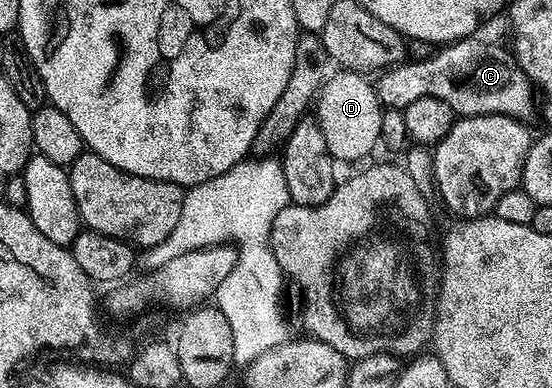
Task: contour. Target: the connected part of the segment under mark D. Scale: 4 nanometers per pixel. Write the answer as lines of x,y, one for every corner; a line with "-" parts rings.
339,70
336,73
336,76
335,73
328,75
327,83
323,85
317,97
317,108
319,104
317,119
321,126
321,134
325,134
325,146
329,146
329,154
336,161
363,160
375,147
380,147
381,118
385,109
379,103
374,83
366,75
350,70

